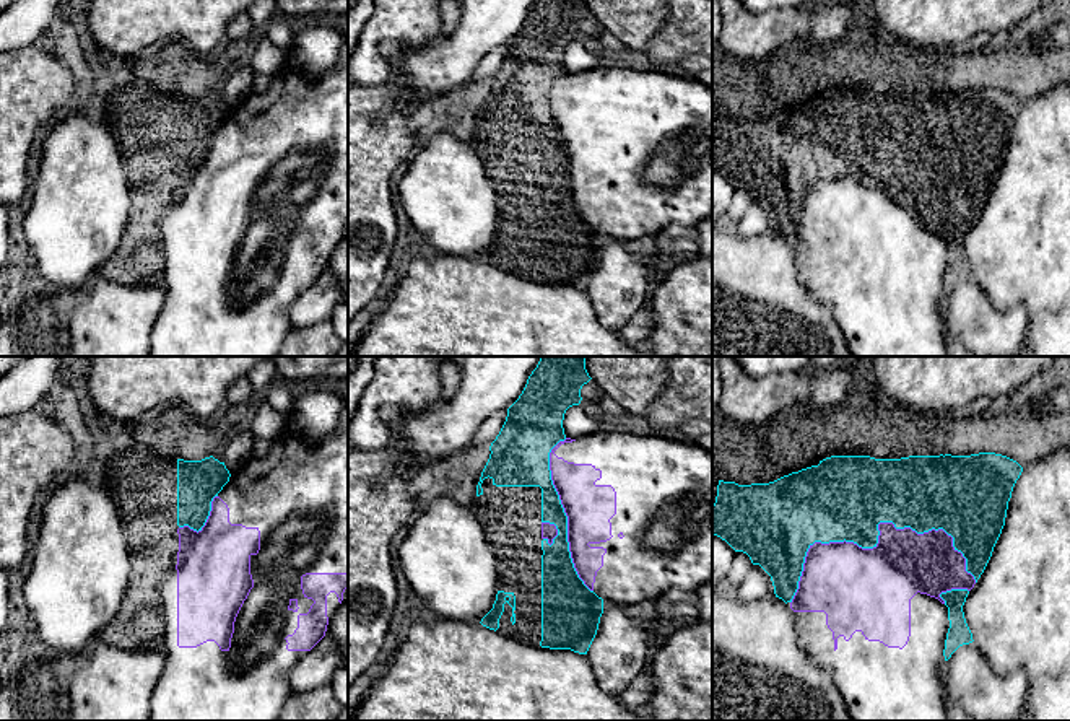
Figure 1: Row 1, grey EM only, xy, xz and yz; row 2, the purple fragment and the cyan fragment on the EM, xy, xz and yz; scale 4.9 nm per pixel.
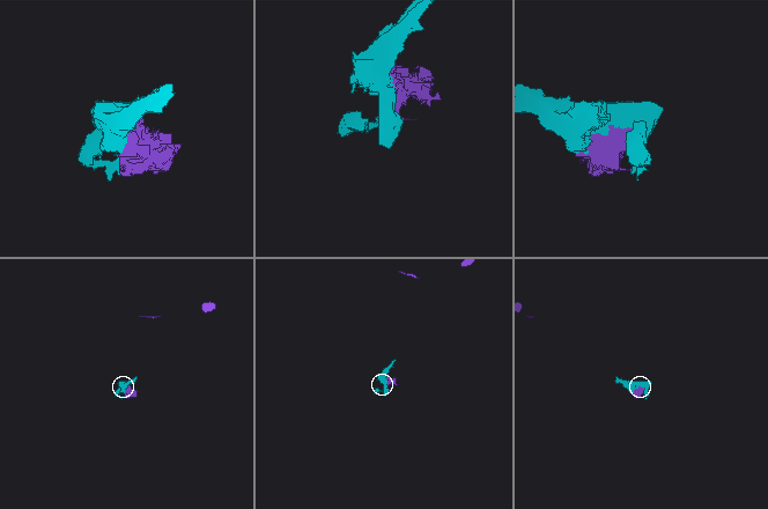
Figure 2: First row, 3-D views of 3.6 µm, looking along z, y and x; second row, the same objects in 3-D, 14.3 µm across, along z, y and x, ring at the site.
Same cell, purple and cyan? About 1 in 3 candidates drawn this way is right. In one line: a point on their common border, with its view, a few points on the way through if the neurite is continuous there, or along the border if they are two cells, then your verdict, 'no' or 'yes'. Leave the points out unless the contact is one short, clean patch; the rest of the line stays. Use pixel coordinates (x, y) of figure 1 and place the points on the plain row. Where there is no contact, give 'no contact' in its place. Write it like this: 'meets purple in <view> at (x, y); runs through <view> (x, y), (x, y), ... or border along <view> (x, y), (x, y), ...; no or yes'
meets purple in yz at (878, 173); no

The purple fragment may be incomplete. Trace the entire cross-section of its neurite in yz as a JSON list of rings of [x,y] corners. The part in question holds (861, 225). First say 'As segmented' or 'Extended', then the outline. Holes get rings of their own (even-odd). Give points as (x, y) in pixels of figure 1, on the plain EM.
Extended. [[[880,158],[878,166],[873,184],[846,176],[810,181],[798,225],[787,238],[800,280],[831,306],[850,356],[948,356],[938,308],[950,256],[940,229],[971,226],[976,215],[943,164],[917,169]]]

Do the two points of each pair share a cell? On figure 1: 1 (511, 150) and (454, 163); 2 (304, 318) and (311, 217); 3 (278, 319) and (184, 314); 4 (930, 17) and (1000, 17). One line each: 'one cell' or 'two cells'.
1: two cells
2: two cells
3: one cell
4: one cell

